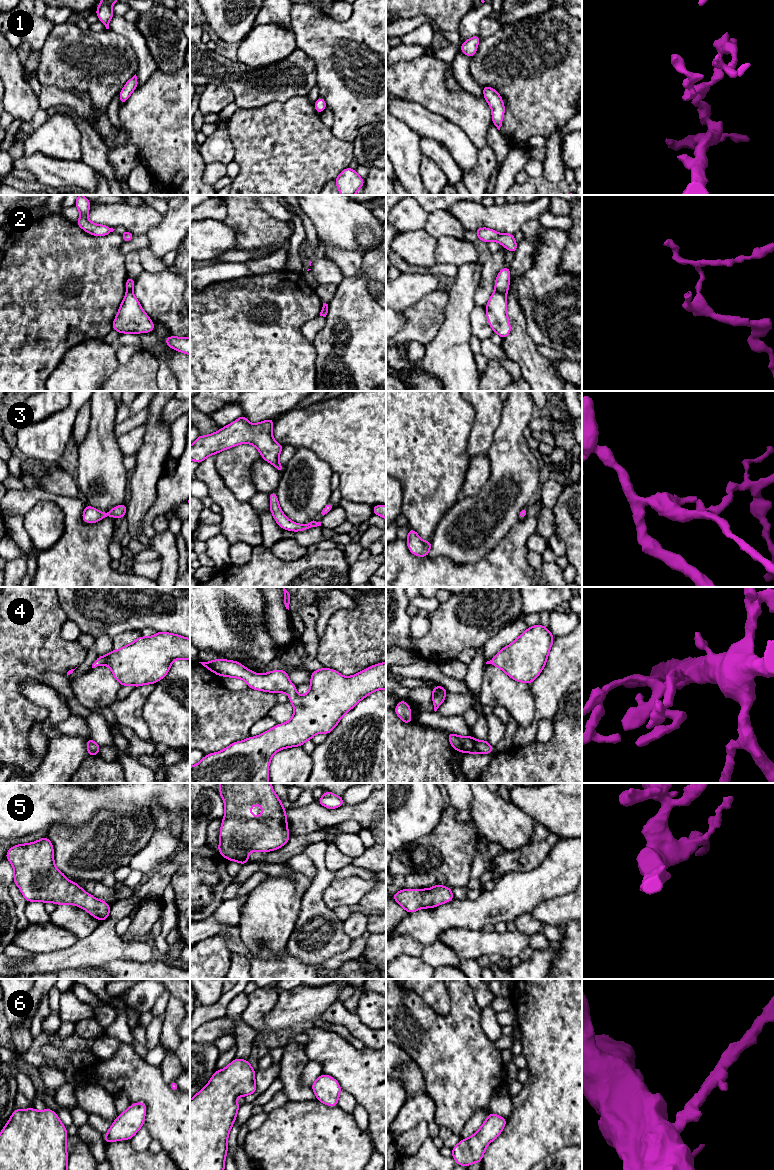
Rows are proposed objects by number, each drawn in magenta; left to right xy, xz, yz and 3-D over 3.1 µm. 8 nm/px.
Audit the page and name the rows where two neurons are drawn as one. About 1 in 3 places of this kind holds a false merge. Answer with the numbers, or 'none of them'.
2

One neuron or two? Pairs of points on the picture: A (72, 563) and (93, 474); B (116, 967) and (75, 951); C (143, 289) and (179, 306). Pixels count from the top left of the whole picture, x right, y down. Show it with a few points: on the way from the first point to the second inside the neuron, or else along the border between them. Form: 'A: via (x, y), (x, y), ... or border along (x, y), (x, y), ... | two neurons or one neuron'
A: border along (81, 495), (87, 504) | two neurons
B: border along (129, 959), (116, 959), (101, 966) | two neurons
C: via (152, 290), (170, 306) | one neuron

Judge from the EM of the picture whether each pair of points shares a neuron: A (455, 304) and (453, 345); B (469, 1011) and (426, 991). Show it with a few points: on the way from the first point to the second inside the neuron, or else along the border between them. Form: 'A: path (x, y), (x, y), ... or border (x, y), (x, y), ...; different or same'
A: path (455, 314), (454, 335); same
B: border (425, 1002), (439, 1014), (446, 1015), (450, 1011); different

